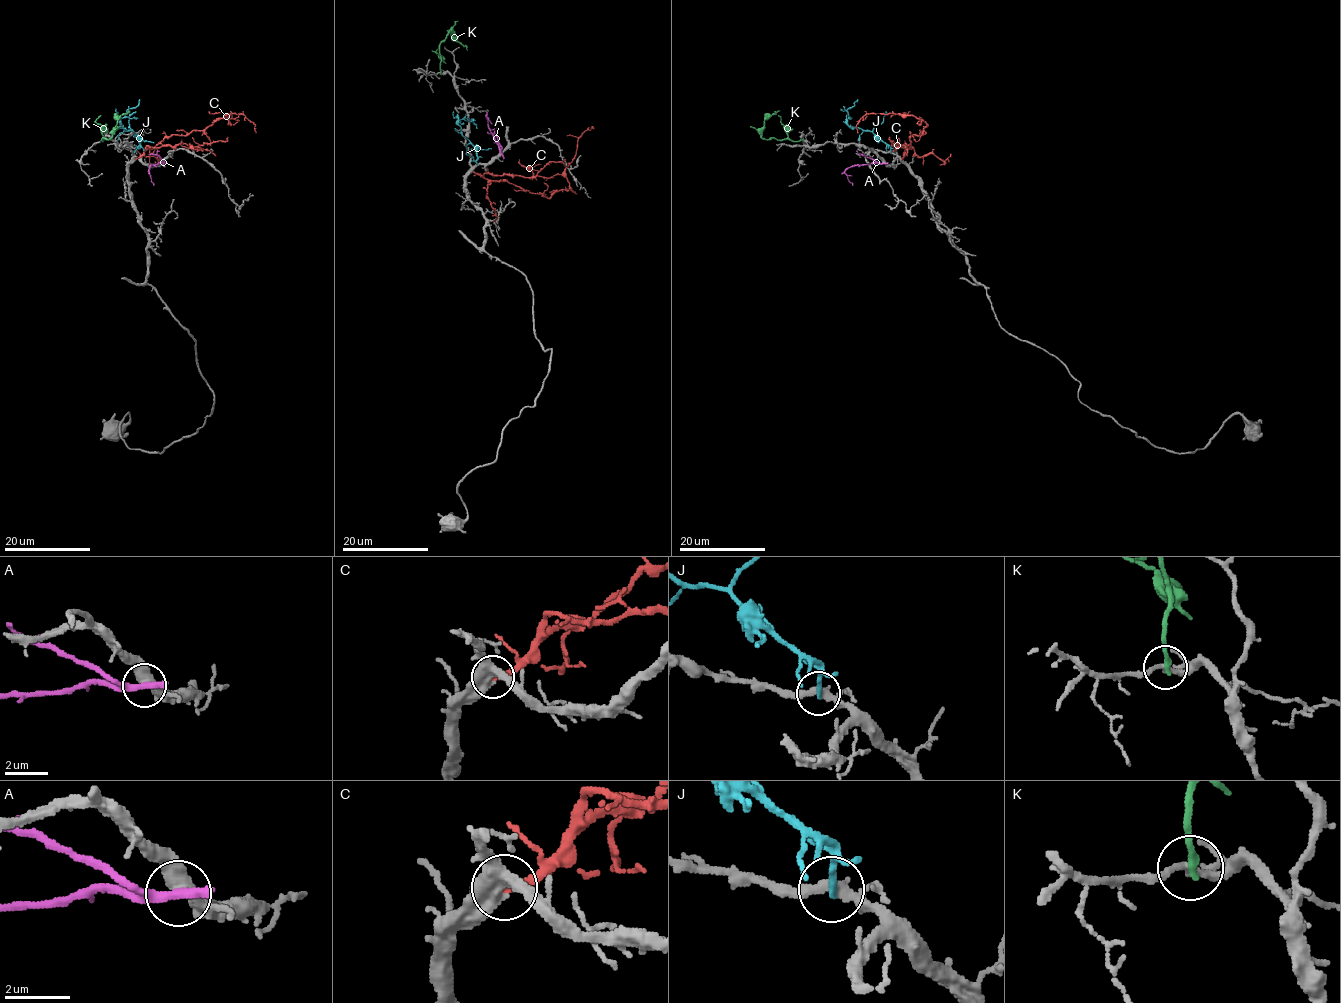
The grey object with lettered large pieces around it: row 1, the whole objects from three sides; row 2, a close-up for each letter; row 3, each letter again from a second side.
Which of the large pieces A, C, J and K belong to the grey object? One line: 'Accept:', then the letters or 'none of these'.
Accept: C

